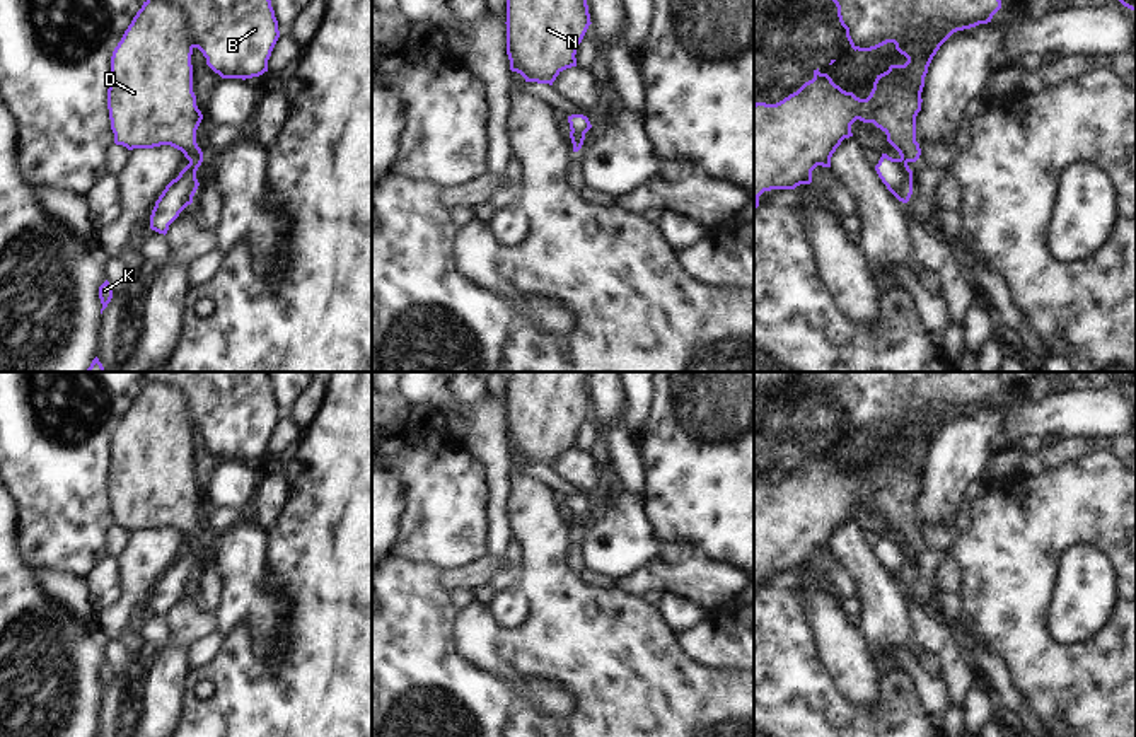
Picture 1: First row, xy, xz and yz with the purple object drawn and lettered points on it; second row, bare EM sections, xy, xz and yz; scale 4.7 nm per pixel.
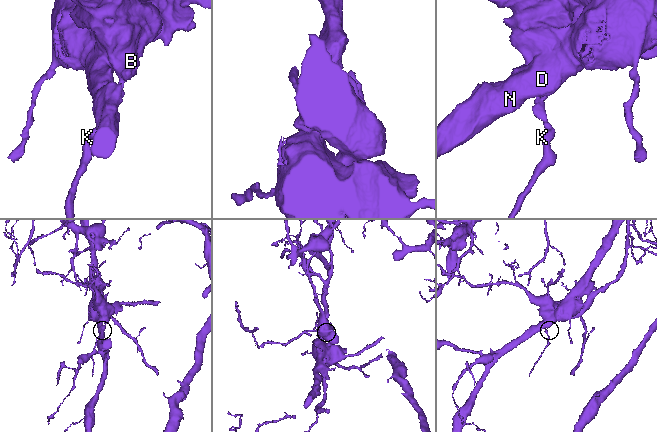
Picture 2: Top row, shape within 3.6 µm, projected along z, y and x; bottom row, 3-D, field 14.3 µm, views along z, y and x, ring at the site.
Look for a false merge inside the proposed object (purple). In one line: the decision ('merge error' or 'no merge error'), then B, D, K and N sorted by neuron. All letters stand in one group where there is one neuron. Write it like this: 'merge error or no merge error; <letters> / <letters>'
merge error; B K / D N

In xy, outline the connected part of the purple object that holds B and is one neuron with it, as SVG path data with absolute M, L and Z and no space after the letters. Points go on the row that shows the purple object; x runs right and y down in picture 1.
M147 0L147 2L167 2L167 3L179 7L186 14L186 24L189 29L189 36L193 39L193 46L203 53L203 56L206 58L206 65L215 73L218 73L222 78L242 78L242 80L246 80L246 78L259 77L264 72L268 72L268 60L270 60L271 51L273 51L273 48L280 38L278 20L275 17L271 0Z

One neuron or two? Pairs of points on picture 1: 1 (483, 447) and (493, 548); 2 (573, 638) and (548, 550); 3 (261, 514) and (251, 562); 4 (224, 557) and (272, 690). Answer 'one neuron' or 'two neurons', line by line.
1: one neuron
2: one neuron
3: two neurons
4: two neurons

